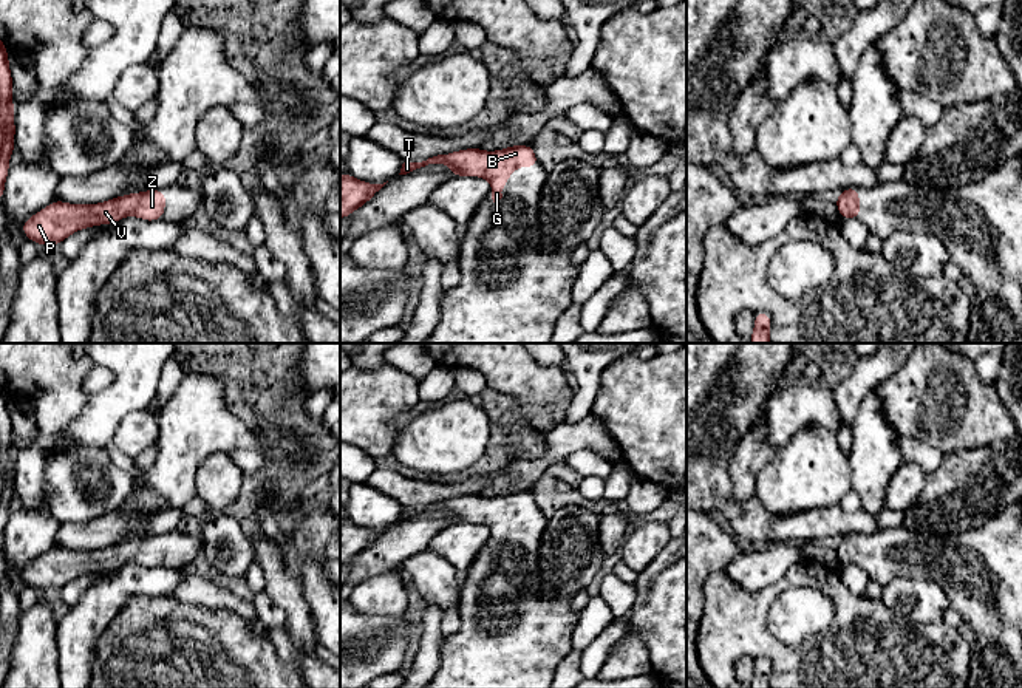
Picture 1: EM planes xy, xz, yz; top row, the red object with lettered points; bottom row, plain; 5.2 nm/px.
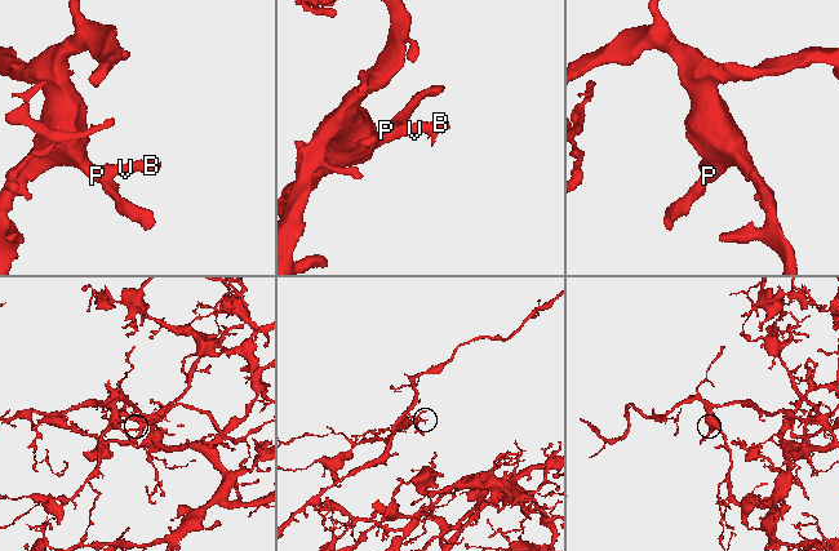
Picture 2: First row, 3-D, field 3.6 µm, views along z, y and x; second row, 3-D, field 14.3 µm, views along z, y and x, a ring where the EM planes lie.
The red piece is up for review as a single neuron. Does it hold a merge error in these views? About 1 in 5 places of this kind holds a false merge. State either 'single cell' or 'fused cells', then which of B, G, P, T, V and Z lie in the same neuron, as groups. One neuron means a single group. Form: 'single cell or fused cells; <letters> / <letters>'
single cell; B G P T V Z

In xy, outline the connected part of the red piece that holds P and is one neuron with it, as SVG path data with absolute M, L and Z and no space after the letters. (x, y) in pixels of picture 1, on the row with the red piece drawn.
M165 190L128 193L99 204L68 204L56 199L22 224L22 232L40 246L59 246L71 233L100 224L111 224L133 215L158 221L165 210Z

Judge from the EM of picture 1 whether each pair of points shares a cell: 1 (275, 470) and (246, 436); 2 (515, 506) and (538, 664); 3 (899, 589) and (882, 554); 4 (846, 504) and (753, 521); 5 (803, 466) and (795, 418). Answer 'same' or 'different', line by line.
1: different
2: same
3: different
4: different
5: different

